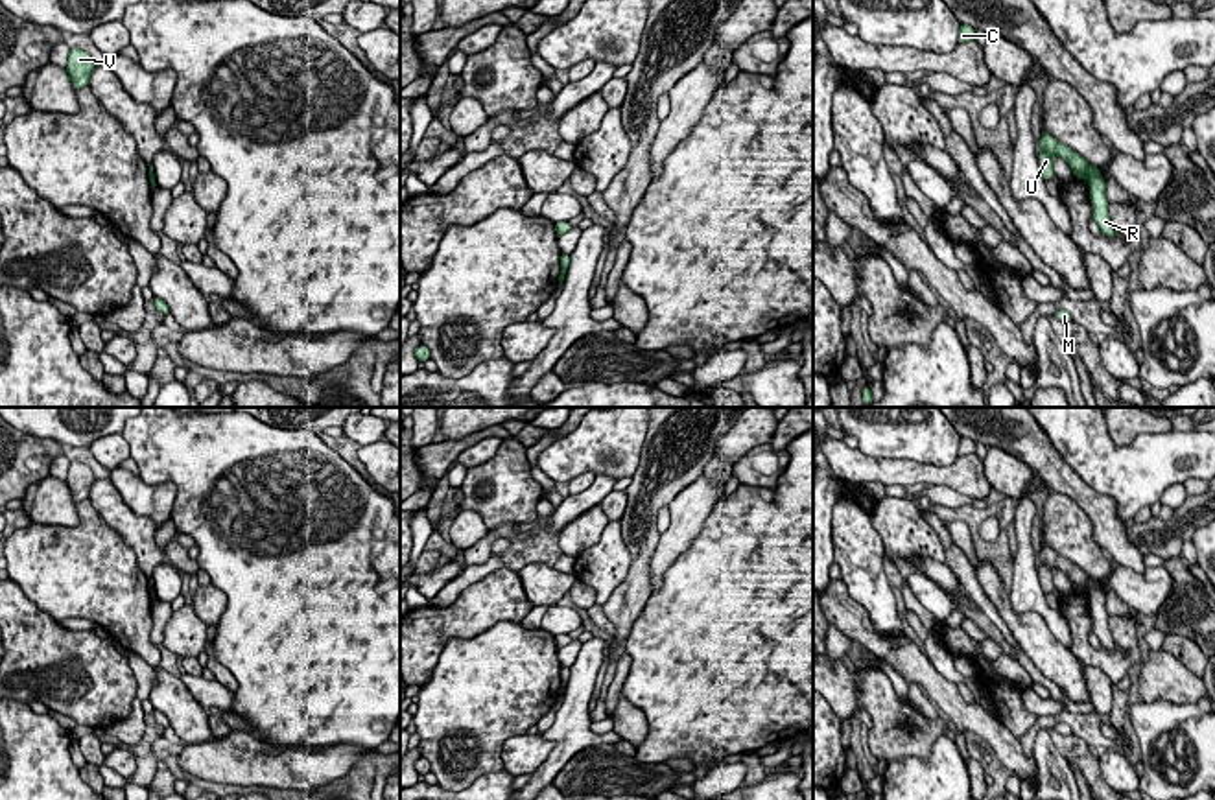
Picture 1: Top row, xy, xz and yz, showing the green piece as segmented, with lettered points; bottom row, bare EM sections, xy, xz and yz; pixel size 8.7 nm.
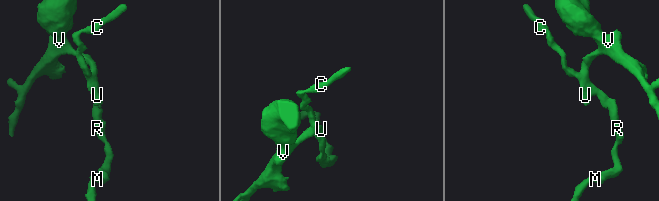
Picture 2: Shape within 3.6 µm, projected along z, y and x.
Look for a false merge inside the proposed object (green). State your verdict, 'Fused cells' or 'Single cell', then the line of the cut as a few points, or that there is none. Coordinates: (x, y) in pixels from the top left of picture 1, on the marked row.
Fused cells. Split along yz (1090, 166), (1086, 179)

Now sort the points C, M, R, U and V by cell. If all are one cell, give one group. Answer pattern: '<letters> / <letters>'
C U V / M R

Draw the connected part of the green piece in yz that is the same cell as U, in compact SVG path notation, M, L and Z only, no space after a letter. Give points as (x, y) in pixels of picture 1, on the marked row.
M1042 131L1038 160L1040 160L1042 177L1045 181L1055 177L1055 173L1053 173L1053 157L1055 155L1064 159L1071 166L1075 177L1084 179L1084 181L1090 179L1090 173L1088 173L1090 164L1086 162L1086 159L1080 157L1071 147L1068 147L1066 144L1056 142L1049 133Z

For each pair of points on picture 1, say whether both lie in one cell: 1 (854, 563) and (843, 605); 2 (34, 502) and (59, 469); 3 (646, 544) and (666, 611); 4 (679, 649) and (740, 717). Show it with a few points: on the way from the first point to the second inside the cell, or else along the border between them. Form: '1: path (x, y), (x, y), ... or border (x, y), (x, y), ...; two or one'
1: border (839, 579), (847, 592), (863, 607), (872, 625); two
2: border (50, 474), (63, 482); two
3: border (653, 592), (631, 629); two
4: path (695, 666), (731, 701); one

